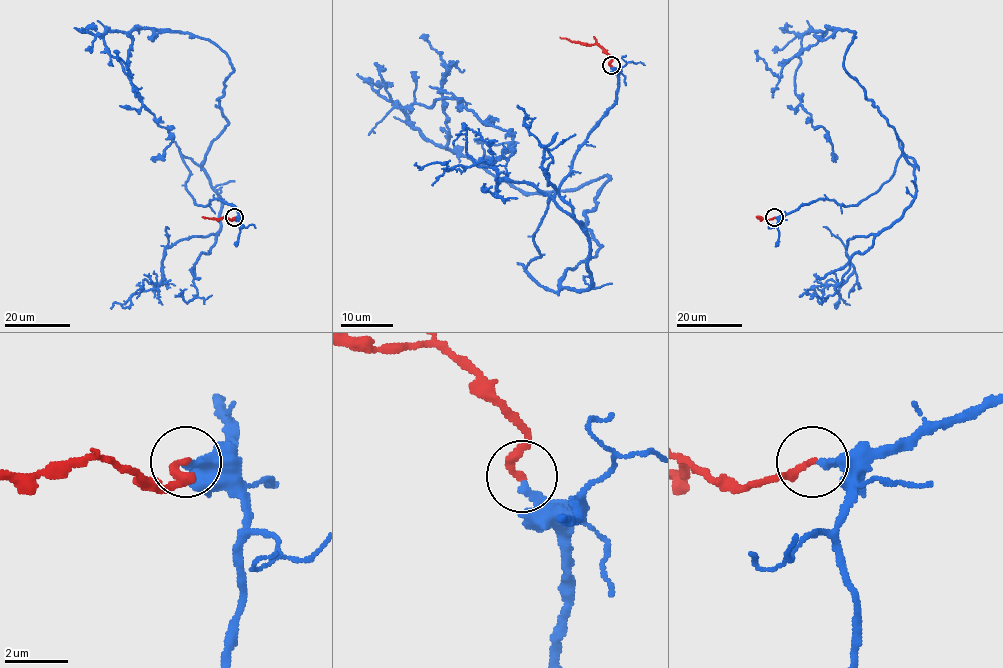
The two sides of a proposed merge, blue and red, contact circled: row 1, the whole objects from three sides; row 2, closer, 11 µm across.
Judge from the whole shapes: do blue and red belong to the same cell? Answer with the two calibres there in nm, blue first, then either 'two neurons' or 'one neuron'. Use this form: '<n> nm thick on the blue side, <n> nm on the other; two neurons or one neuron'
260 nm thick on the blue side, 240 nm on the other; one neuron

